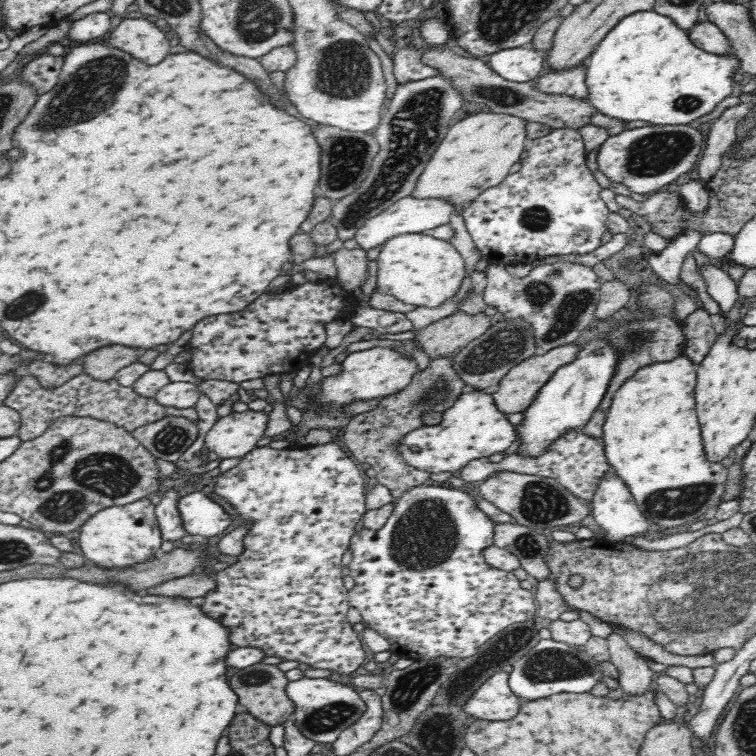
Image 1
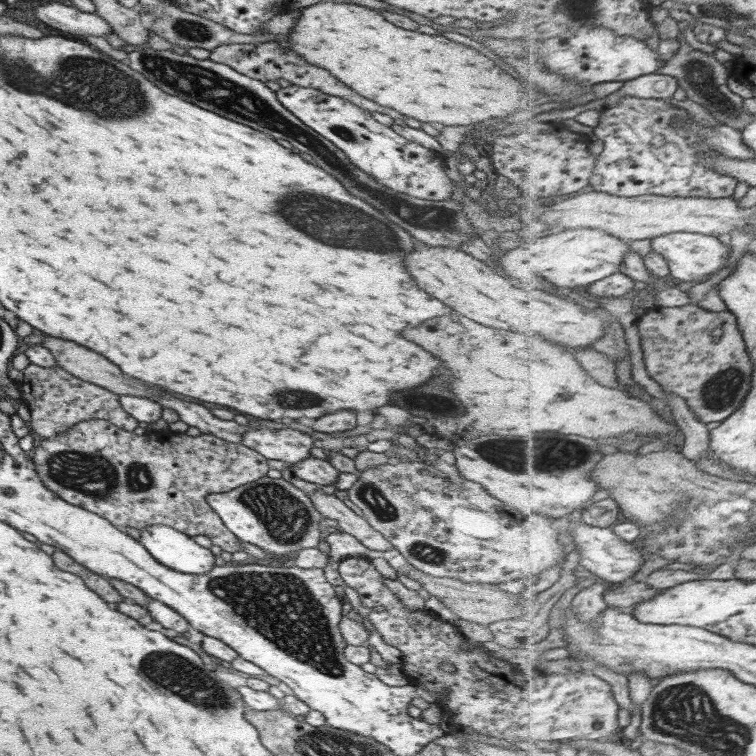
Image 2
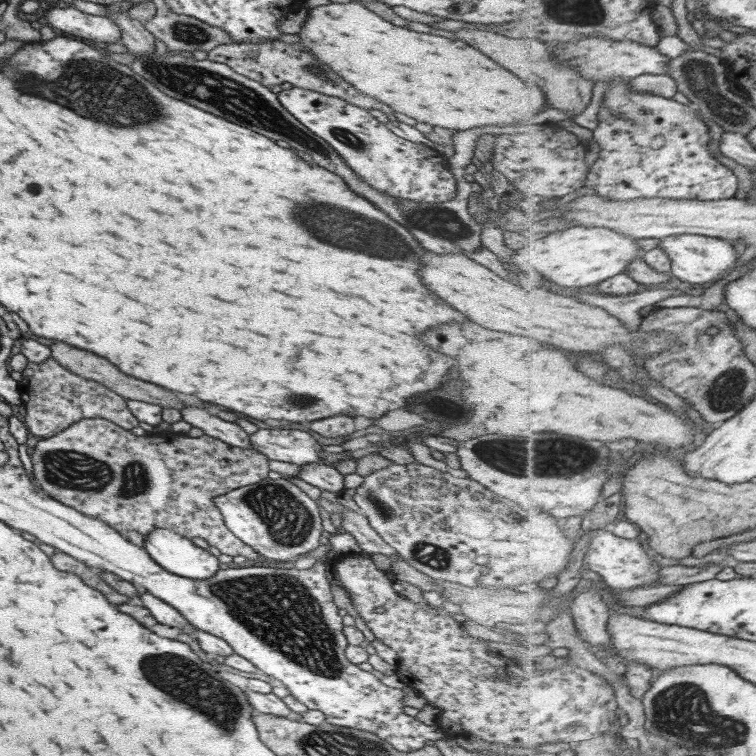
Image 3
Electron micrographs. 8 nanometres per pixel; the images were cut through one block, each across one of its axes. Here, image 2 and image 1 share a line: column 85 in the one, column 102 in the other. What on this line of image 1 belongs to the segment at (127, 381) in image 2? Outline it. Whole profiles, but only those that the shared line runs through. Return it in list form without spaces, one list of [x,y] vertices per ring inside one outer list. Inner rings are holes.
[[[110,346],[96,350],[88,354],[82,362],[83,372],[98,381],[110,381],[115,379],[116,373],[125,366],[136,362],[138,356],[142,354],[138,348],[128,348],[127,346]]]

